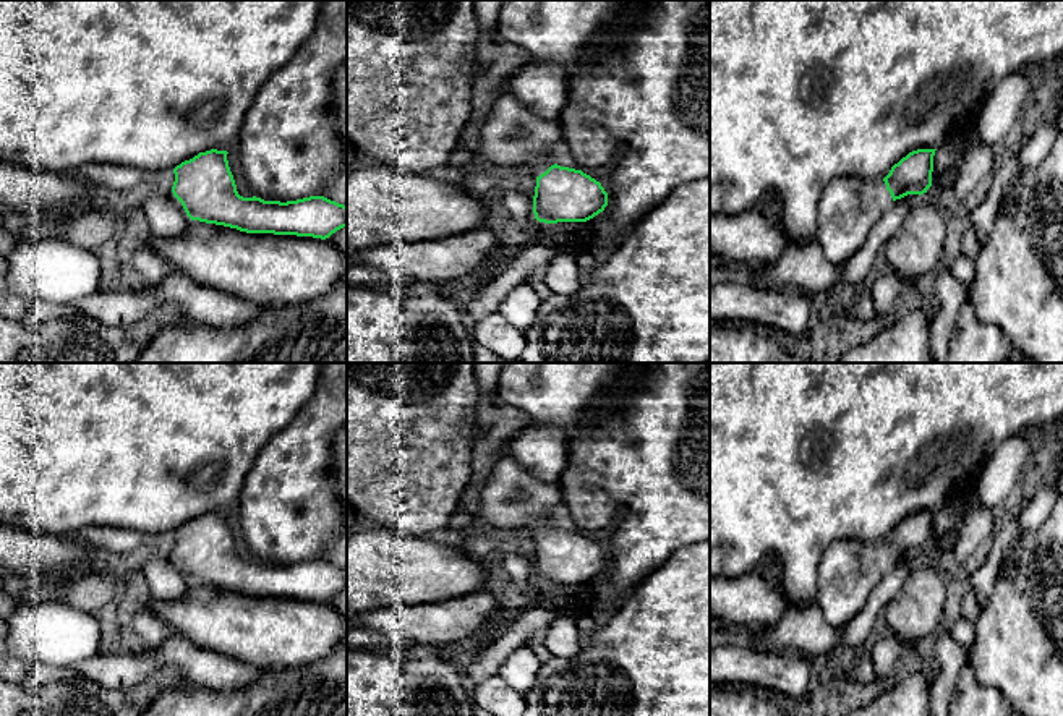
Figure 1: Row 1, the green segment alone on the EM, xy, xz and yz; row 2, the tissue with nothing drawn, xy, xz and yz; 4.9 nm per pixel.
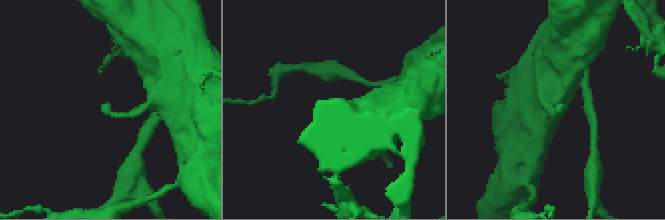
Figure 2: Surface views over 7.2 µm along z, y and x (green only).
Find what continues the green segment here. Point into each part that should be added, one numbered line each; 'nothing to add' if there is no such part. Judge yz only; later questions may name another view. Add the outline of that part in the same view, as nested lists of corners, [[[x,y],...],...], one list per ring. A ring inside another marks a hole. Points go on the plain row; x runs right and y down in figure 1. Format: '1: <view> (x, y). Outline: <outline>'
1: yz (848, 572). Outline: [[[833,541],[817,569],[817,604],[826,622],[839,629],[857,616],[891,567],[883,543]]]

